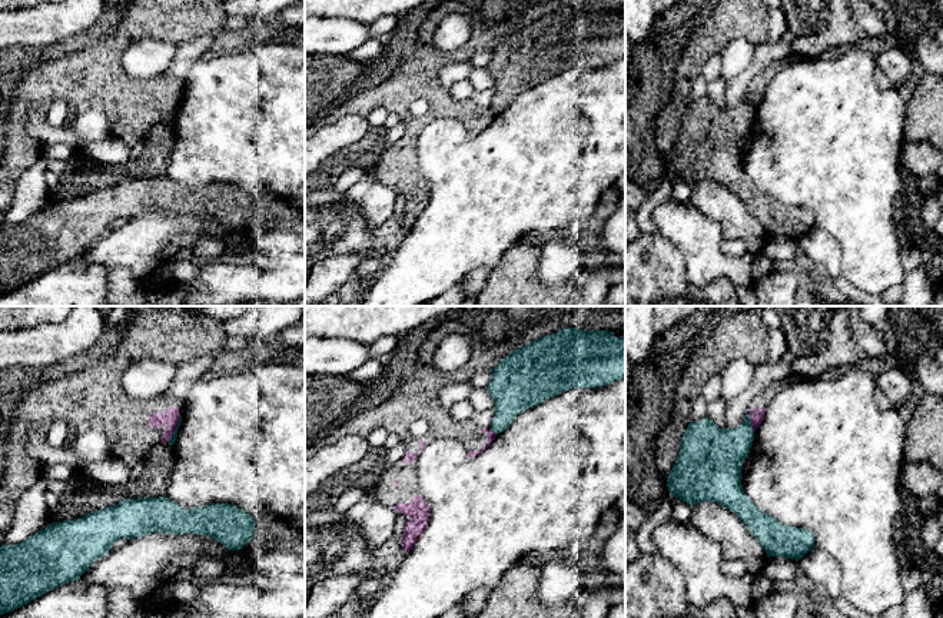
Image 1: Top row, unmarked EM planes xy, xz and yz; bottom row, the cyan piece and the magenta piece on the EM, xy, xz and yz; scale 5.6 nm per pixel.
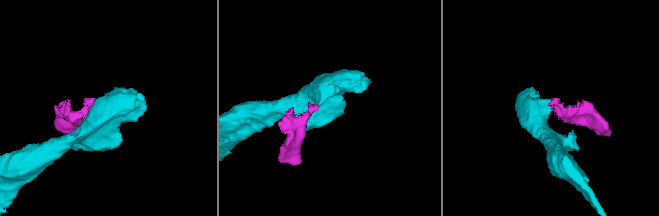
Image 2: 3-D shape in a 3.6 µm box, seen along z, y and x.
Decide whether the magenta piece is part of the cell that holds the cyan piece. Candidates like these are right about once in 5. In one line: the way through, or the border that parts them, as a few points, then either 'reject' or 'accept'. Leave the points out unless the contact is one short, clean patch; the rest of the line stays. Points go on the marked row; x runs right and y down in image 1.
border along yz (749, 414), (754, 431); reject

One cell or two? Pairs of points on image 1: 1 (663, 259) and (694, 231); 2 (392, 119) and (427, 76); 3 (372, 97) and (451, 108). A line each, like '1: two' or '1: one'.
1: two
2: two
3: one

